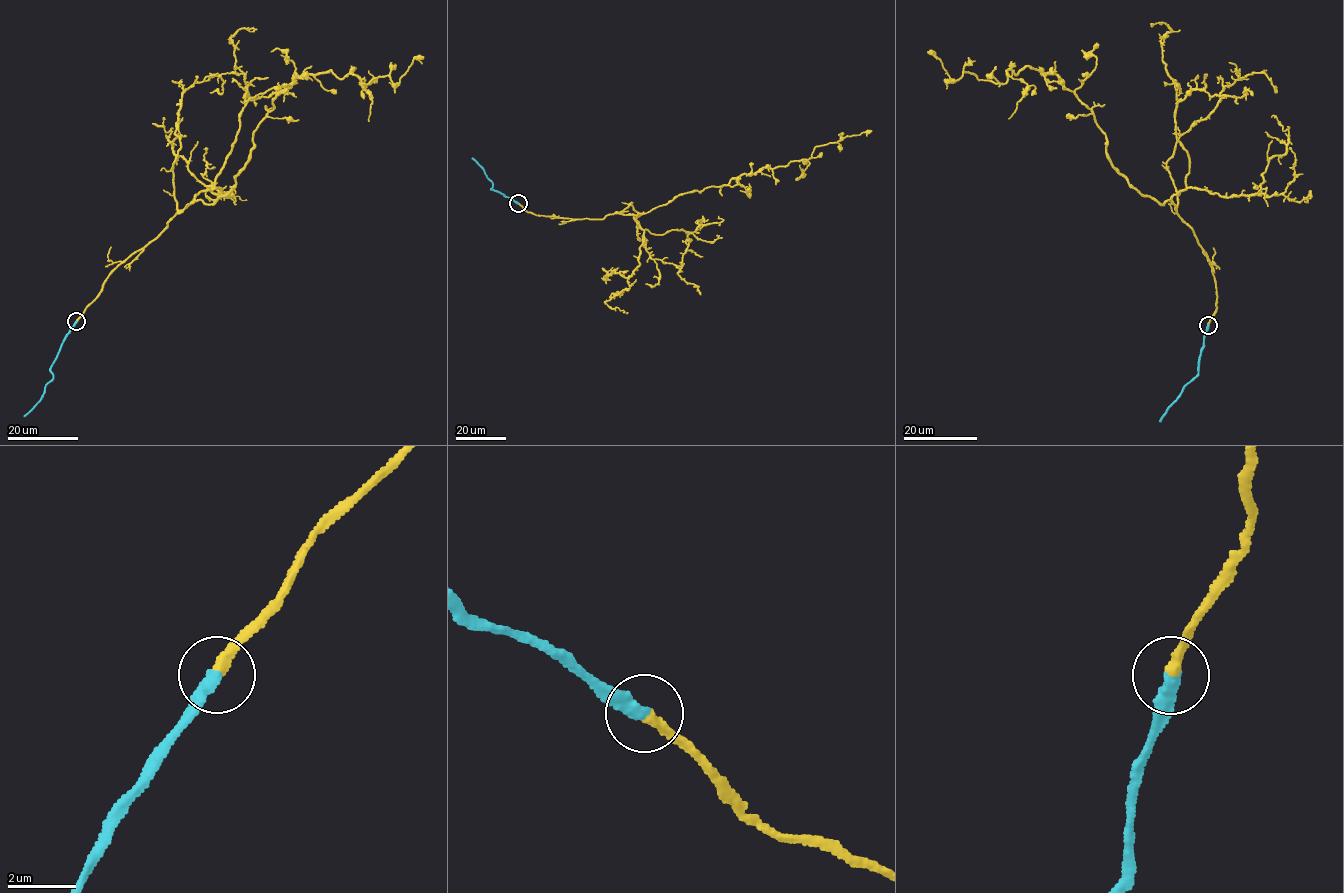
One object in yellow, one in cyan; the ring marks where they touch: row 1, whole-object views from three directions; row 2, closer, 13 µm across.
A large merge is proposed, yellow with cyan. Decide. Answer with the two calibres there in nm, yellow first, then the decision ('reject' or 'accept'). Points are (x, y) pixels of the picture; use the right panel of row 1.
280/400 nm | accept

